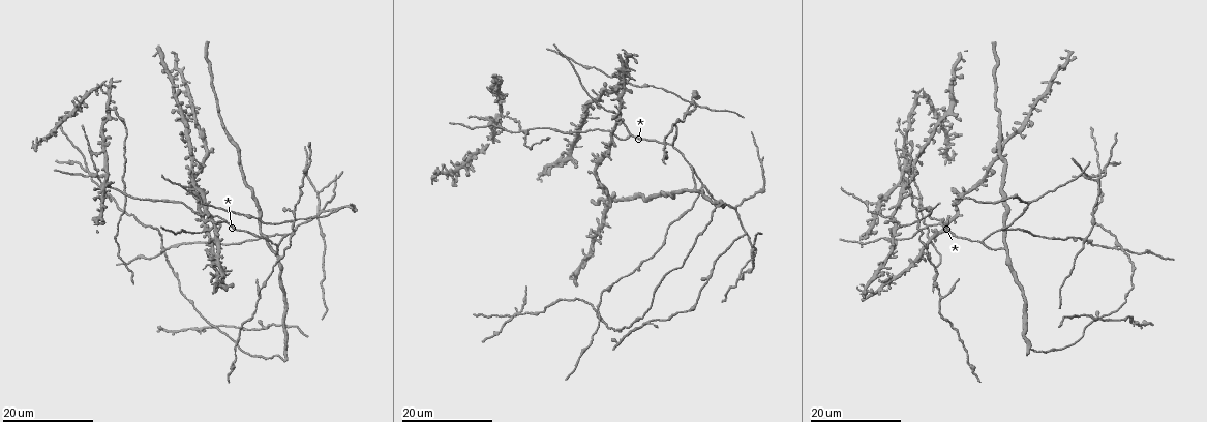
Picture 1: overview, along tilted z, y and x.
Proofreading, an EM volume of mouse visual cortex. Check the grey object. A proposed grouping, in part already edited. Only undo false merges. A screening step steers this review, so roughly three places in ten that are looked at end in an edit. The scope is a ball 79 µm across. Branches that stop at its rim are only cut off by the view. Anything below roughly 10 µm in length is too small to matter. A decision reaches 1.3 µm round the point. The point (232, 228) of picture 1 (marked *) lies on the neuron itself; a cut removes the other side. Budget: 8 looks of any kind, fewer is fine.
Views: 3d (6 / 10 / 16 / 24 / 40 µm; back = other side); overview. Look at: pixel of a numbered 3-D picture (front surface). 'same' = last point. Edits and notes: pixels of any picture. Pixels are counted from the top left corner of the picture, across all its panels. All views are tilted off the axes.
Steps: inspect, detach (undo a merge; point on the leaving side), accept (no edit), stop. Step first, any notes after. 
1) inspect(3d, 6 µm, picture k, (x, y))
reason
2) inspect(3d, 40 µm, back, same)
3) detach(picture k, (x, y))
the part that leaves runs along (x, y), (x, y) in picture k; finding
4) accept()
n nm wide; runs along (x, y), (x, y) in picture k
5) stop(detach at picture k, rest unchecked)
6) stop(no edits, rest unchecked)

inspect(3d, 16 µm, picture 1, (920, 222))
four-way junction

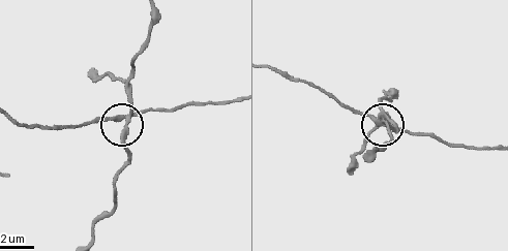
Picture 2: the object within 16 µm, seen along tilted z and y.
inspect(3d, 10 µm, picture 2, (128, 122))
closer look

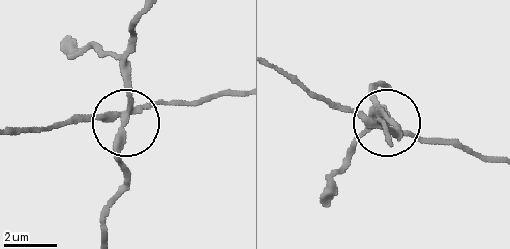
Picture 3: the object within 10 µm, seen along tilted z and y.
accept()
runs along (17, 132), (95, 116), (124, 121), (128, 45) in picture 3; continuous, no second neuron

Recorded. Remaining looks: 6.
inspect(3d, 16 µm, picture 1, (260, 288))

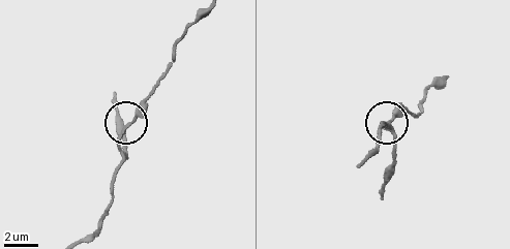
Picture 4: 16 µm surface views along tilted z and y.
inspect(3d, 10 µm, picture 4, (133, 120))

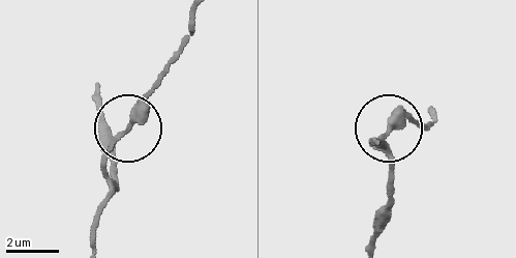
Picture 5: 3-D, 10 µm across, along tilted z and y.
accept()
290 nm wide; runs along (192, 16), (146, 110), (111, 151), (105, 182) in picture 5; one neuron here

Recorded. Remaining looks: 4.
inspect(3d, 24 µm, picture 1, (619, 139))
three-way junction

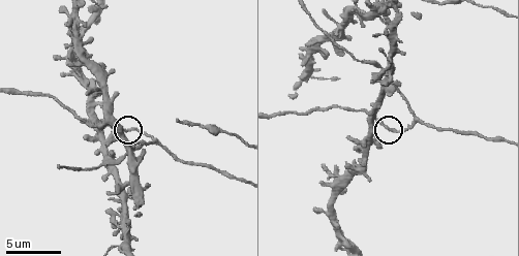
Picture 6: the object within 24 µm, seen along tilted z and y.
inspect(3d, 10 µm, picture 6, (387, 128))
zoom in

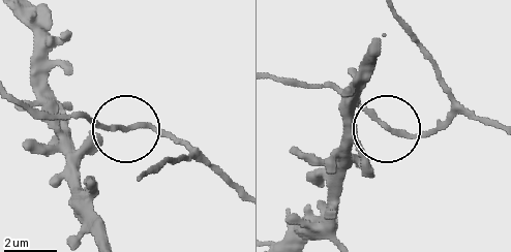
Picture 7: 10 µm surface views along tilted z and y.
accept()
3 arms; runs along (498, 129), (461, 109), (424, 131), (390, 131), (338, 87) in picture 7; continuous, no second neuron

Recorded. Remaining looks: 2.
inspect(3d, 16 µm, picture 1, (523, 130))
four or more arms meet

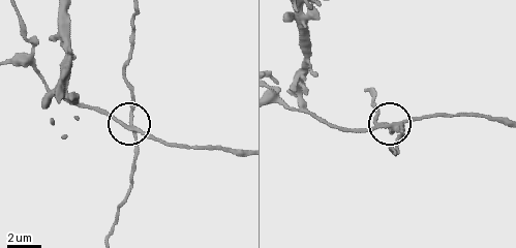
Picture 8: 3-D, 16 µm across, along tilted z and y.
inspect(3d, 6 µm, picture 8, (128, 122))

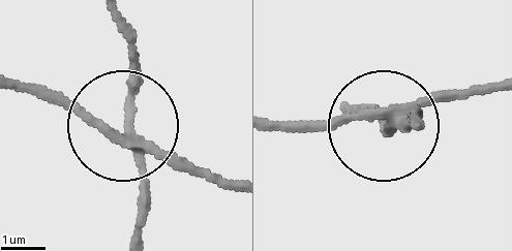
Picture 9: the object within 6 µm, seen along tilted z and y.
detach(picture 9, (139, 209))
4 arms; the part that leaves runs along (134, 149), (147, 189), (139, 233) in picture 9; two neurons meet here

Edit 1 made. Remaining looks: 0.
stop(detach at picture 9, rest unchecked)

